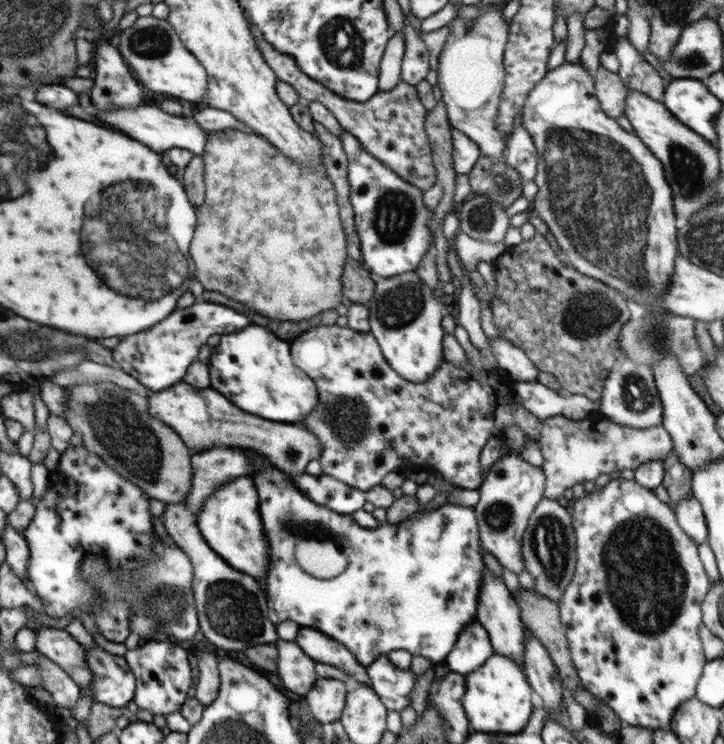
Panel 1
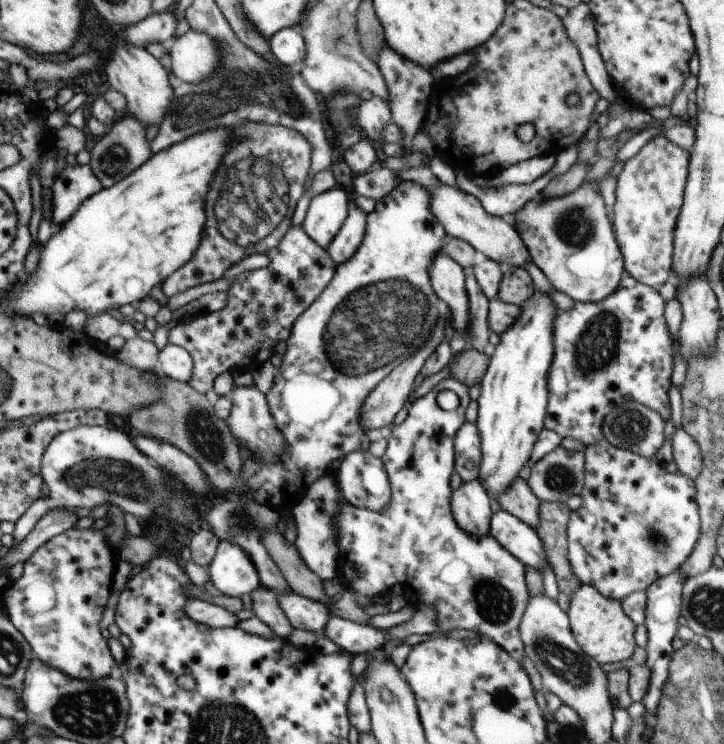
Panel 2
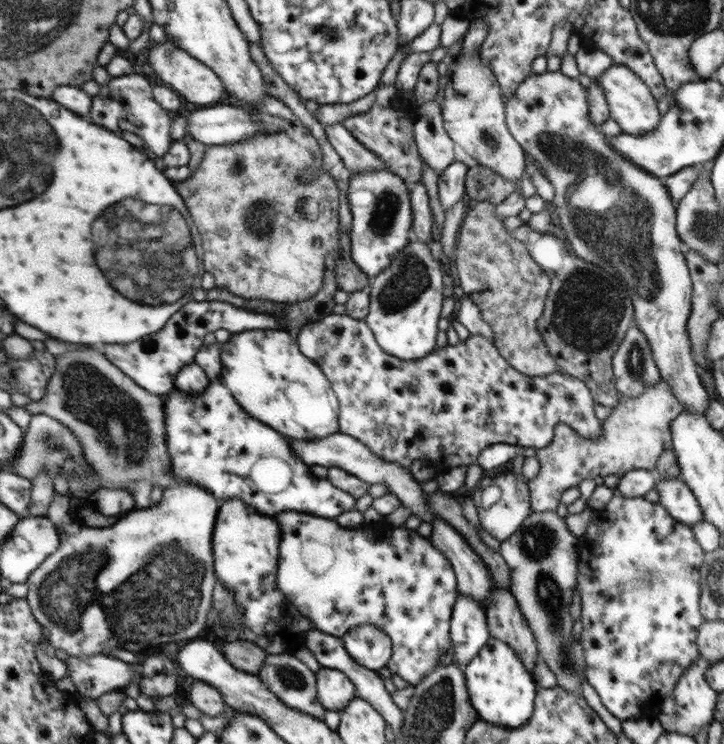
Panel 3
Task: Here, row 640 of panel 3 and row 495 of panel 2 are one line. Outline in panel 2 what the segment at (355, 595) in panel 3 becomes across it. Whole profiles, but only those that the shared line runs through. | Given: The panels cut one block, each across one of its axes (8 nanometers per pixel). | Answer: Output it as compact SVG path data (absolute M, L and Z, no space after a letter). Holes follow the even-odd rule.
M447 377L425 396L412 398L407 417L401 424L393 426L386 452L381 458L391 482L390 504L381 512L359 509L346 500L339 507L337 541L340 572L358 595L374 598L408 594L410 598L410 594L414 594L418 598L416 607L424 603L435 606L439 630L444 635L456 628L474 630L501 646L512 658L522 662L525 646L519 628L530 598L525 581L525 566L492 535L468 535L455 523L451 511L450 476L455 471L453 440L466 421L465 412L470 401L468 391L465 384ZM443 390L452 390L458 395L459 406L455 410L445 411L436 403L436 396Z

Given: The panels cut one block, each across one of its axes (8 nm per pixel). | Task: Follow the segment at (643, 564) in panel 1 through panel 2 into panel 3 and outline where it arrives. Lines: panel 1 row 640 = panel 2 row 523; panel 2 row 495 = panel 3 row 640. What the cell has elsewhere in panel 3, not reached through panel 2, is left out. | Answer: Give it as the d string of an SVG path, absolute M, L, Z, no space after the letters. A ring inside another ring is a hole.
M615 493L605 508L594 511L594 516L588 522L586 532L579 538L577 551L579 573L575 585L576 603L581 605L581 618L584 625L581 643L584 647L584 660L586 661L586 672L584 673L586 673L587 681L596 690L608 712L621 721L630 719L655 720L661 710L663 700L671 695L678 679L682 677L682 673L700 656L696 640L699 629L705 622L699 605L704 549L698 544L692 526L678 523L663 506L660 506L660 503L652 503L644 497L626 498L626 496Z

